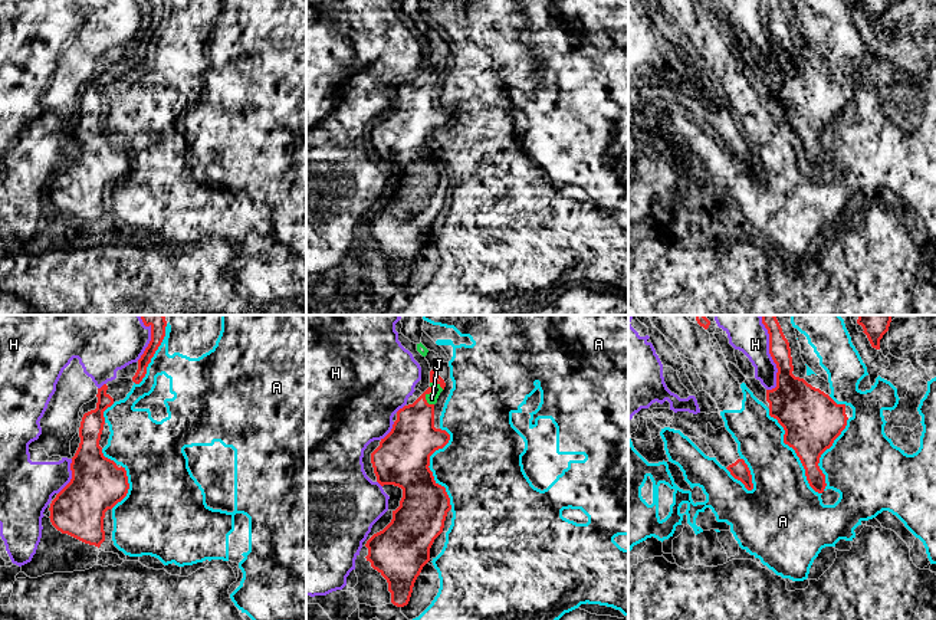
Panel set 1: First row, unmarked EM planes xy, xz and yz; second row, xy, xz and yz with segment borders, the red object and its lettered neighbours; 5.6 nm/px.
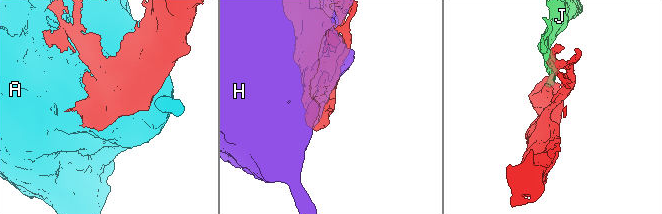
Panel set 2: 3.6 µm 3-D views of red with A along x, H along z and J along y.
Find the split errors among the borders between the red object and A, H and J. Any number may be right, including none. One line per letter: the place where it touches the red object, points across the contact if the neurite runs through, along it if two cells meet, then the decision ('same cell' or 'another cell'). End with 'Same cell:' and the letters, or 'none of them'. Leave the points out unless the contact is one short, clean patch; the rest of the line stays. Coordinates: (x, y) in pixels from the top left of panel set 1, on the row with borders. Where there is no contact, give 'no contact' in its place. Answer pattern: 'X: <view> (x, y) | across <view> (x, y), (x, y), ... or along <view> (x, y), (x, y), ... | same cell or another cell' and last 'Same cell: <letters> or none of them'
A: yz (795, 452) | another cell
H: yz (769, 353) | another cell
J: xz (424, 397) | across xz (413, 439), (424, 397), (432, 399) | same cell
Same cell: J

